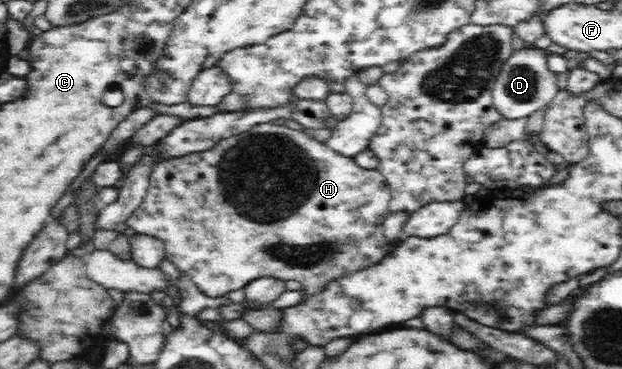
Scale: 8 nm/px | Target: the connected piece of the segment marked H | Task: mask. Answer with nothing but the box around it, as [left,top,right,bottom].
[126,123,392,302]

